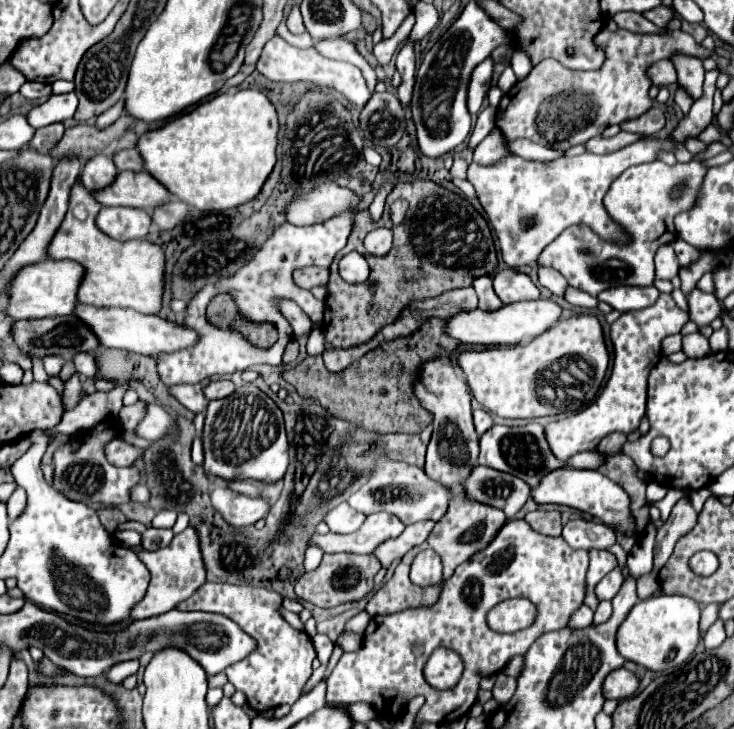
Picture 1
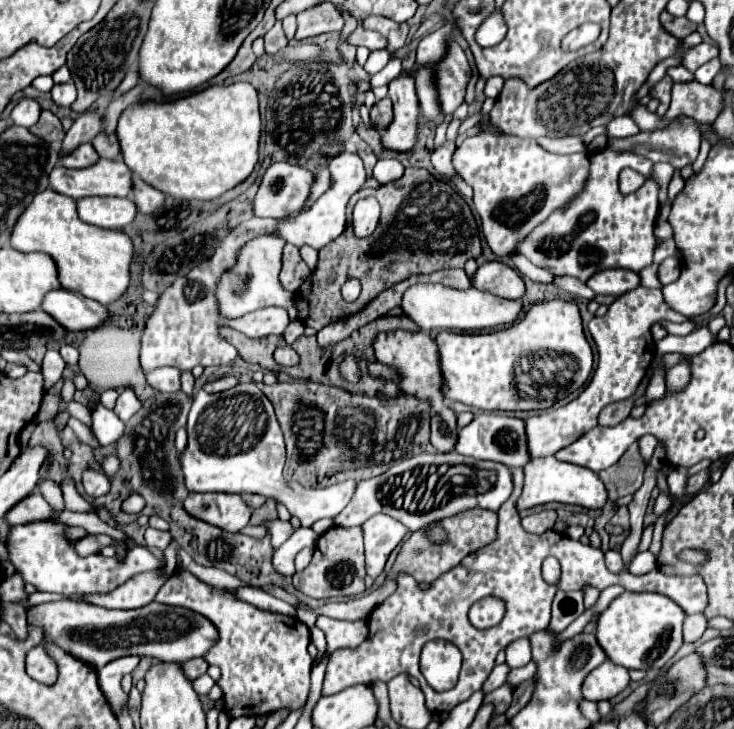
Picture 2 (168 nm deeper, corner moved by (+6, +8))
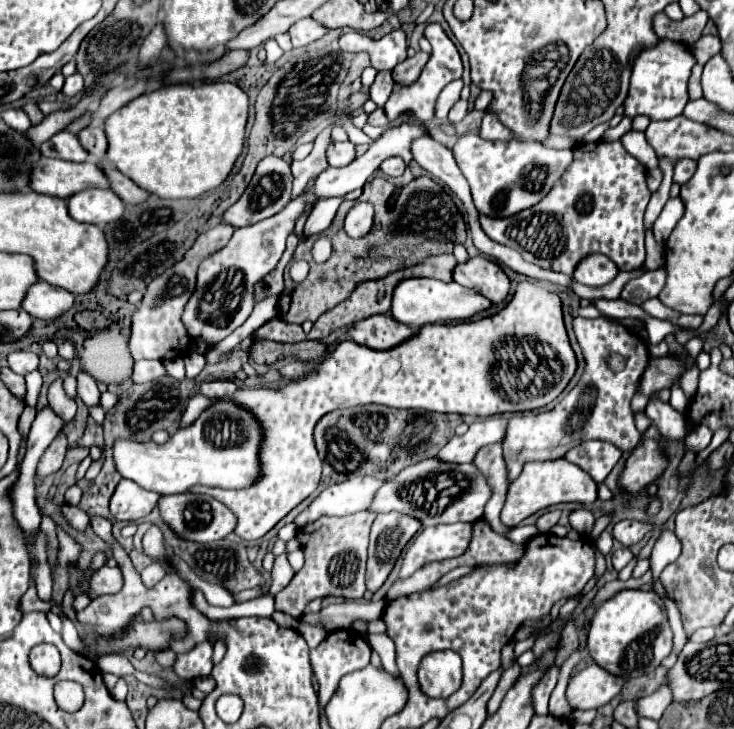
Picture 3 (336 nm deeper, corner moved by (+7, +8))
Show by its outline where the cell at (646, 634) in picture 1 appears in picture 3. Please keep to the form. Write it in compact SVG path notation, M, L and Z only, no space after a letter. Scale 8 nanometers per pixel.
M645 590L617 592L597 608L587 636L587 650L601 668L615 676L635 678L653 672L673 650L673 632L663 600Z

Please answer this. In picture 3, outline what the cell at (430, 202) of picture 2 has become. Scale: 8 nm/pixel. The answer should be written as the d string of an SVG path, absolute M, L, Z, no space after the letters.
M419 176L411 180L407 186L401 188L399 198L393 200L391 196L397 190L395 184L391 184L385 178L373 178L363 186L363 194L359 200L371 202L375 206L375 224L371 232L361 240L351 240L343 230L343 220L347 210L355 204L345 200L345 206L339 208L333 226L327 228L325 236L333 242L331 258L323 264L317 264L311 256L313 240L307 238L303 244L295 250L295 260L309 262L311 270L309 276L303 282L293 282L291 276L285 276L285 290L279 296L279 318L293 324L303 324L305 320L315 322L323 312L329 308L335 308L341 304L341 300L347 300L357 284L363 280L377 280L389 272L409 268L413 264L419 264L421 260L453 252L455 244L463 244L467 238L467 224L451 196L433 182L427 176Z

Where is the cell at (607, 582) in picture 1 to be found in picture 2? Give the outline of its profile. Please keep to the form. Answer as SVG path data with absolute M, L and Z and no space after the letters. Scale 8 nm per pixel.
M614 550L606 552L606 566L608 566L608 570L610 570L610 572L614 572L614 574L622 572L622 568L624 568L624 562L622 562L622 556L620 556L620 552L614 552Z

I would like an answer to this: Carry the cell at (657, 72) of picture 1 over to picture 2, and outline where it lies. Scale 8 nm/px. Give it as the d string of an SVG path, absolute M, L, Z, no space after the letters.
M684 66L670 68L670 70L668 70L668 76L670 76L674 82L692 82L692 80L694 80L694 74L688 72Z

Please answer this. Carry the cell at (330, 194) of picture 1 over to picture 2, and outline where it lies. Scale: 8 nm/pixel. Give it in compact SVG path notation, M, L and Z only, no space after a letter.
M274 162L262 176L258 194L252 204L252 212L258 218L290 216L290 212L302 210L306 196L310 194L312 172L288 162Z

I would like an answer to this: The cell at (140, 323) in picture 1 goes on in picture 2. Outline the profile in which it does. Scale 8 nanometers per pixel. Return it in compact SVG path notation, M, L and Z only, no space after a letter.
M64 288L50 290L40 306L46 314L50 314L62 328L68 330L90 330L108 320L108 312L96 300L90 300L78 292L70 292Z

